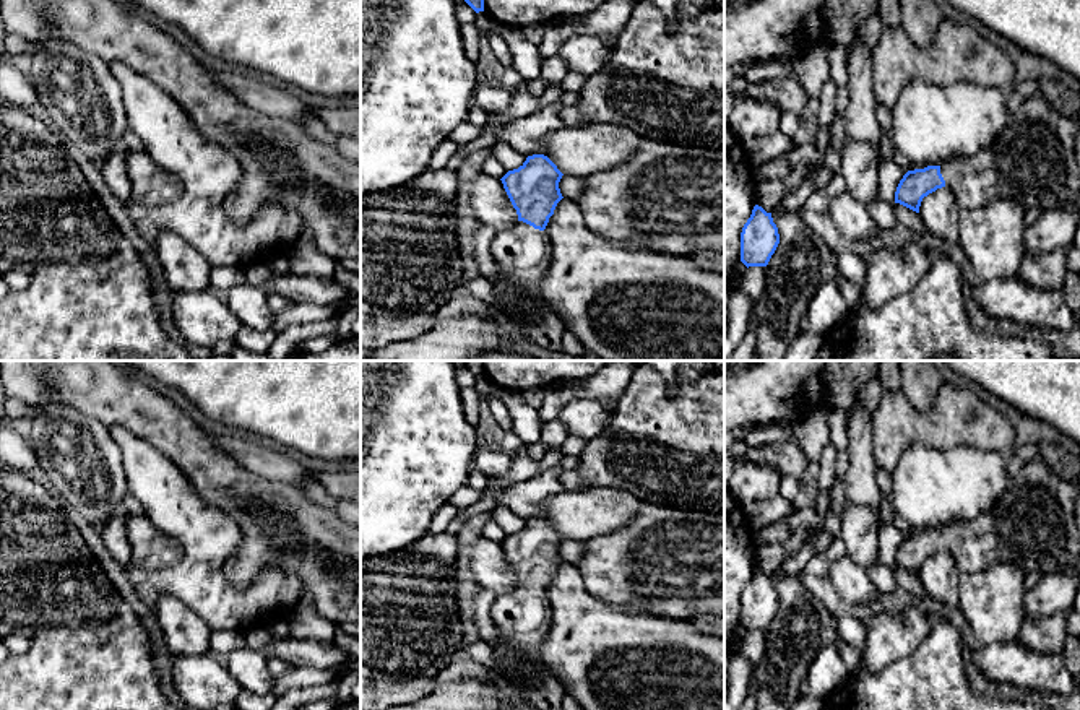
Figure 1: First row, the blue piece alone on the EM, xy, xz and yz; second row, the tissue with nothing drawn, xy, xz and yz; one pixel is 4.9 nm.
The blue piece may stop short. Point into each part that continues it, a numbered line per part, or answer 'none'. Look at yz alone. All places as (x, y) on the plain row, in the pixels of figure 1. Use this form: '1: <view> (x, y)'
1: yz (1025, 522)

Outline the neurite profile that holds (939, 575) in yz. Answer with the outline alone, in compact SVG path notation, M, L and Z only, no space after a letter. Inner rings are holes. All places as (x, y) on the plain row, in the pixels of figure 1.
M942 551L922 562L919 580L934 601L957 609L960 608L960 574L961 569L955 557L948 551Z

